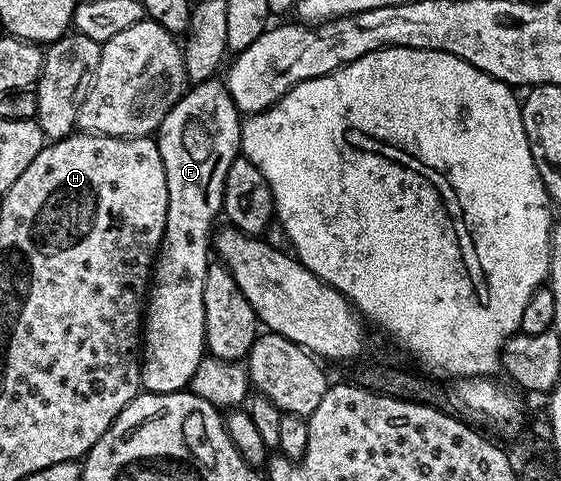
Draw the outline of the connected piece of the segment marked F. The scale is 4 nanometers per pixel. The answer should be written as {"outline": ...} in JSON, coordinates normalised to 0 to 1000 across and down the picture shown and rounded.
{"outline":[[[380,158],[330,185],[326,200],[310,216],[310,225],[303,225],[303,233],[296,233],[296,241],[285,252],[282,293],[289,349],[296,349],[299,439],[296,474],[275,547],[267,601],[260,613],[260,642],[253,655],[250,800],[267,819],[310,819],[326,813],[346,782],[355,753],[367,740],[360,590],[367,582],[367,565],[374,551],[374,509],[381,499],[385,451],[390,455],[399,435],[403,358],[430,318],[431,239],[421,227],[405,177],[389,164],[390,160]]]}

